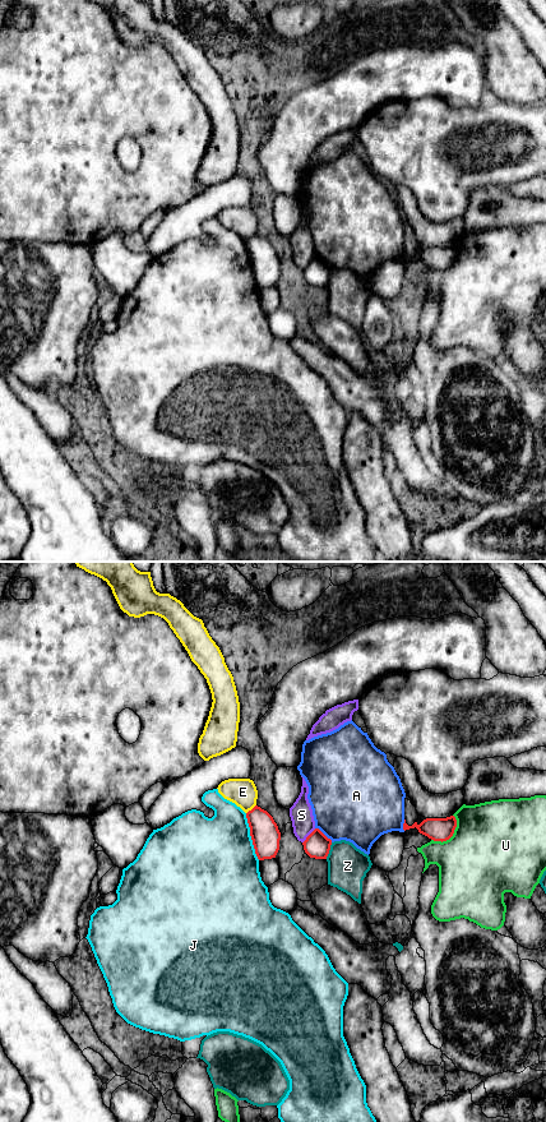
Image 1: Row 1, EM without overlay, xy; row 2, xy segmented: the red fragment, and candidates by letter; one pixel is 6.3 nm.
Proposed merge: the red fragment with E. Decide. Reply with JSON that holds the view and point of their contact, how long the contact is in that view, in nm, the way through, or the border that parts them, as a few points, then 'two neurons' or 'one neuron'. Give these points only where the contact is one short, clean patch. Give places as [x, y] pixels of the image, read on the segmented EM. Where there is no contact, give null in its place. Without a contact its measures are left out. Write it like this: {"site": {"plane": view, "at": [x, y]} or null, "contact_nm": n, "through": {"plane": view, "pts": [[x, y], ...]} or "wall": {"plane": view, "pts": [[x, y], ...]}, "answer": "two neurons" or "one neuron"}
{"site": {"plane": "xy", "at": [251, 809]}, "contact_nm": 90, "wall": {"plane": "xy", "pts": [[255, 804], [246, 813]]}, "answer": "two neurons"}

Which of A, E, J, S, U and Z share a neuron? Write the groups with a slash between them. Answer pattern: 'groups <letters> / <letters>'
groups A / E Z / J / S / U

